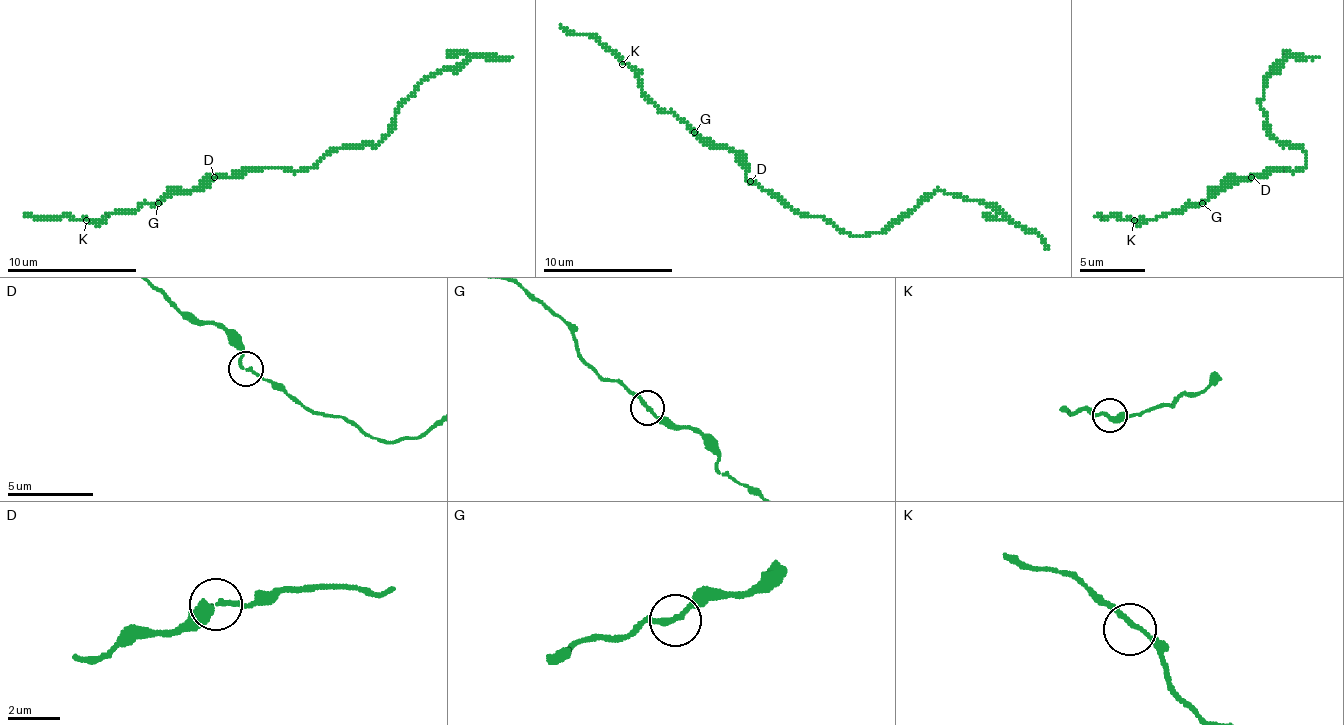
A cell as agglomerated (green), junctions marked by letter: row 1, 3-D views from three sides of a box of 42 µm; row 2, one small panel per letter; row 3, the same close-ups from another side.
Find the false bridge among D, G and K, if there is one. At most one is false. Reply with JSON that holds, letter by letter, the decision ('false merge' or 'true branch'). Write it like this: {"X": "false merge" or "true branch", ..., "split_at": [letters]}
{"D": "true branch", "G": "true branch", "K": "true branch", "split_at": []}

